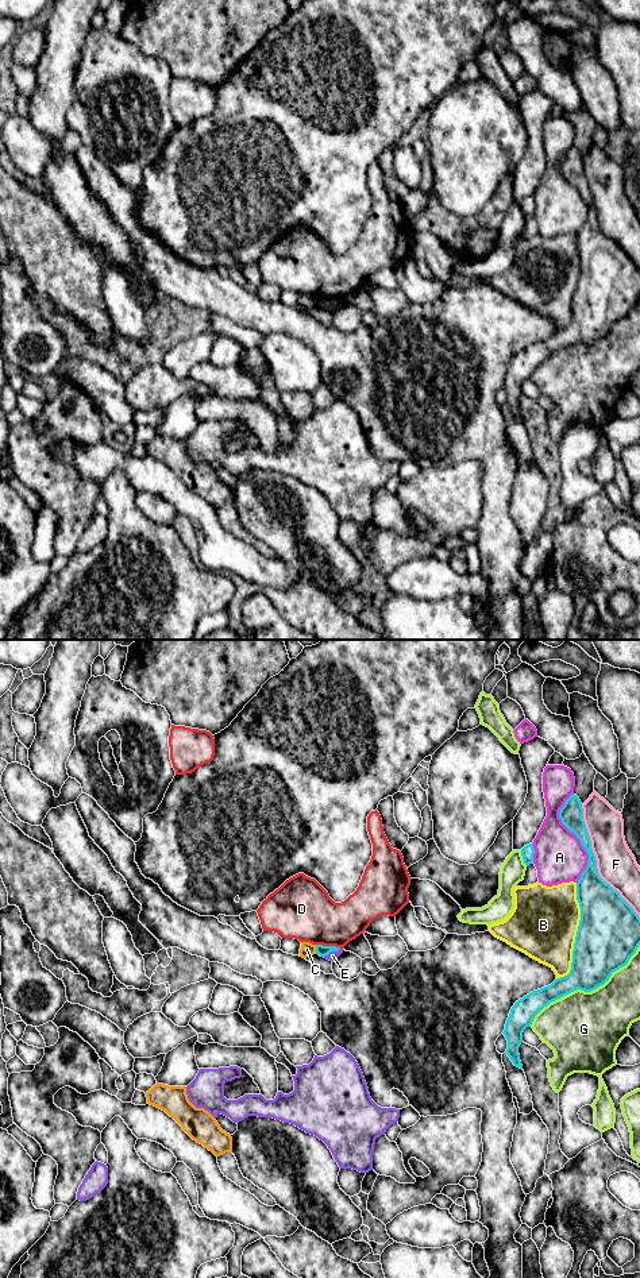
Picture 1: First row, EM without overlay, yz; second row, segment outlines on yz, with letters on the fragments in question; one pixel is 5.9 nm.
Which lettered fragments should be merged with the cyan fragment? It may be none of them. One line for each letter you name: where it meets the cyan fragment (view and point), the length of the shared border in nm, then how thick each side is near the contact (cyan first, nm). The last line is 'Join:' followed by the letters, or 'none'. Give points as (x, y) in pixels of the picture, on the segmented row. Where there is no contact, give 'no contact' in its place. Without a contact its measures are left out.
Join: none

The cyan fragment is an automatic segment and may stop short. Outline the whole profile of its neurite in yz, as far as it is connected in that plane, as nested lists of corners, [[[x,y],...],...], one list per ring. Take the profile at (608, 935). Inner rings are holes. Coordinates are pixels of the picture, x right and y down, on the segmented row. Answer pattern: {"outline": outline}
{"outline": [[[571,795],[559,811],[562,823],[574,833],[589,854],[586,869],[577,883],[581,920],[575,937],[571,970],[551,985],[524,996],[510,1009],[504,1035],[506,1054],[523,1069],[518,1047],[523,1032],[550,1003],[577,991],[591,992],[613,972],[625,966],[640,945],[640,918],[633,908],[598,874],[597,860],[583,821],[579,798]]]}

